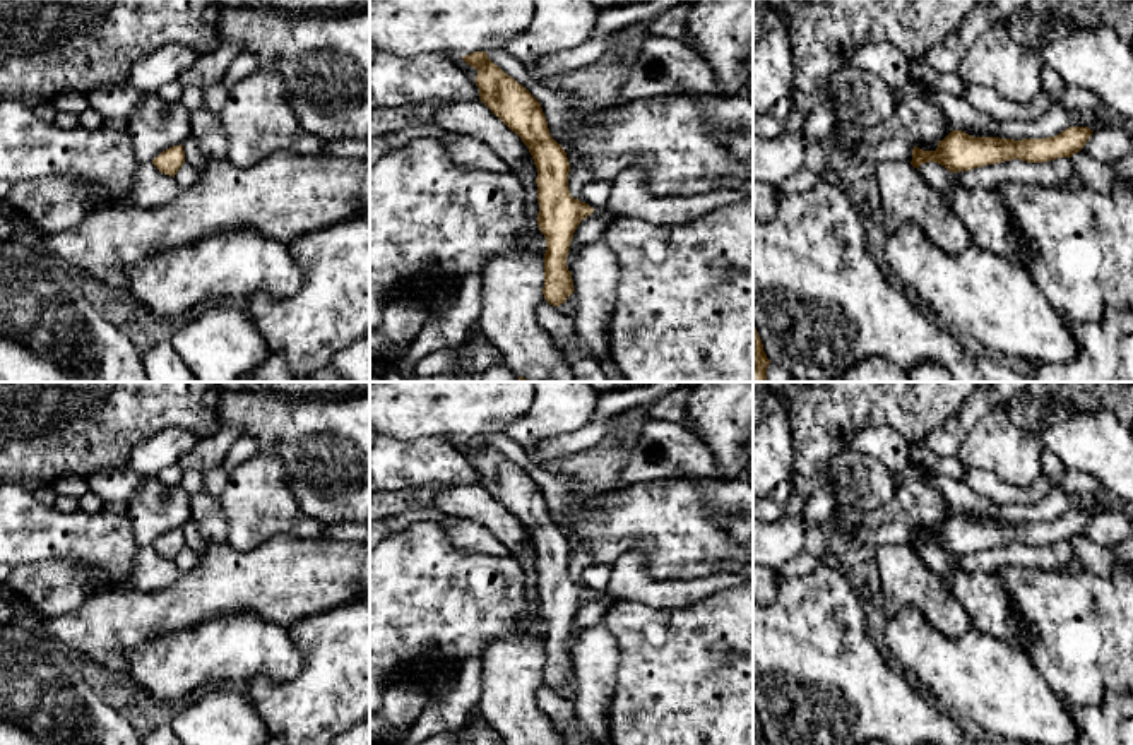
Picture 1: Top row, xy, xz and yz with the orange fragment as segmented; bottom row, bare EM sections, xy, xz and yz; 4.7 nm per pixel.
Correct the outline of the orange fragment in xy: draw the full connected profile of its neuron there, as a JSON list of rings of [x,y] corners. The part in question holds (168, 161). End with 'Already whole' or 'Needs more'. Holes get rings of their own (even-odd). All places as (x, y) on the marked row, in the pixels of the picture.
[[[173,146],[163,151],[157,158],[152,159],[152,164],[164,175],[175,178],[181,164],[185,163],[183,146]]]. Already whole

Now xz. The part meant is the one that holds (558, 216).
[[[486,51],[462,58],[478,70],[479,99],[522,139],[537,168],[537,226],[546,238],[543,295],[549,305],[560,307],[575,291],[566,267],[573,233],[594,209],[572,197],[566,152],[551,137],[539,101],[495,65]]]. Already whole

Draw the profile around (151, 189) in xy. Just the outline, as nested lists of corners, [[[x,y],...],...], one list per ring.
[[[137,163],[133,170],[132,199],[142,209],[171,204],[181,188],[173,176],[161,173],[152,163]]]

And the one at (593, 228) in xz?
[[[594,209],[590,216],[580,221],[573,236],[580,245],[602,241],[611,221],[613,218],[609,216],[608,209]]]

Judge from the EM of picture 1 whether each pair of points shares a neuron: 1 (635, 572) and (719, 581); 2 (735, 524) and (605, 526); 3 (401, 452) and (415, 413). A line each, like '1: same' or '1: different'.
1: same
2: different
3: different

